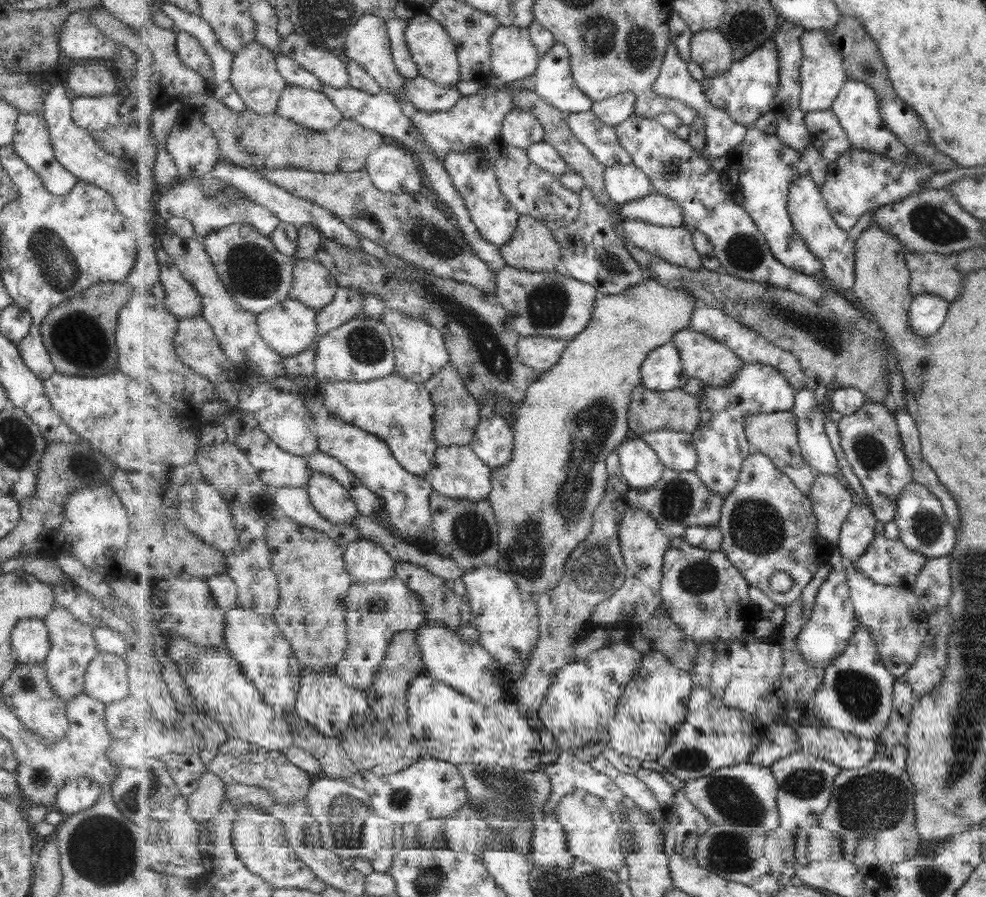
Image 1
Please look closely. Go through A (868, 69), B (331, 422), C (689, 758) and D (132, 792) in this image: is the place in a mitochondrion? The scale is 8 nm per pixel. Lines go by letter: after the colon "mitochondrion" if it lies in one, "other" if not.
A: mitochondrion
B: other
C: mitochondrion
D: mitochondrion

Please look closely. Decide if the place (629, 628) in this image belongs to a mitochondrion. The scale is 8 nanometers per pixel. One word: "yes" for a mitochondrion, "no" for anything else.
no

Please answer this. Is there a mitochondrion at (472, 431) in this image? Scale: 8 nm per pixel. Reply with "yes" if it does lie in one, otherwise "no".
no

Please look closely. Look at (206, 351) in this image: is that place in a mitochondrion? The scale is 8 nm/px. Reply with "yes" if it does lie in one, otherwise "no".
no

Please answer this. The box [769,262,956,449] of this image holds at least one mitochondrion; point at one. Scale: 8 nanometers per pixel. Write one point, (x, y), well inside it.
(921, 370)

